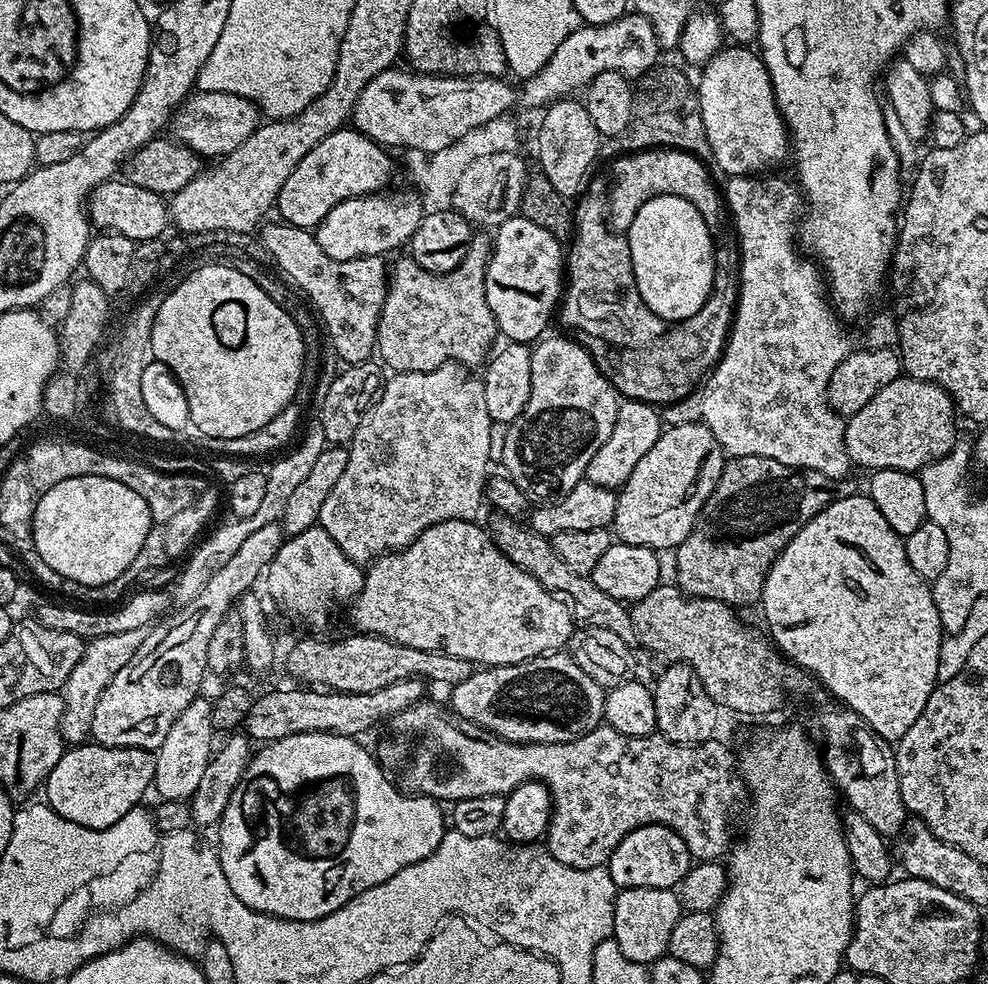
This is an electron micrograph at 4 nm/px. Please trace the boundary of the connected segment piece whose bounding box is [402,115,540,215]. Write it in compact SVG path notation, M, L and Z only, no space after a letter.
M511 115L490 119L489 122L476 126L474 130L468 130L462 138L454 141L450 146L446 146L445 149L430 155L413 148L403 151L404 162L416 182L414 186L419 194L425 215L447 211L451 207L454 191L457 190L458 181L462 178L465 169L464 165L476 161L478 157L484 157L486 154L515 152L521 147L519 145L521 141L530 152L535 151L540 133L539 125L532 124L521 130L512 119Z

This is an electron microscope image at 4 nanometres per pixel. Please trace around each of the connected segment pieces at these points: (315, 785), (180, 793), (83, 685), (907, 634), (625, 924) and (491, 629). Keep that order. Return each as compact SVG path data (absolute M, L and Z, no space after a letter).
M303 732L265 743L261 747L264 748L261 752L260 749L253 751L252 759L248 761L243 776L239 777L236 789L230 794L230 802L226 802L226 810L218 825L220 831L218 855L222 874L226 874L226 882L230 882L230 890L234 890L234 894L242 898L246 906L287 920L321 920L326 918L326 914L334 914L334 910L346 906L350 898L370 890L370 886L378 886L386 882L386 878L394 878L398 870L409 868L414 862L426 858L440 845L446 831L445 809L443 812L440 809L443 807L428 796L414 796L399 787L396 789L384 777L387 775L385 769L380 767L379 760L369 749L367 752L360 743L359 739L339 736L333 732Z
M197 698L174 718L174 726L166 734L166 742L155 753L154 767L152 769L152 782L154 792L159 799L191 801L194 790L198 790L198 781L202 778L206 766L212 761L214 744L212 748L212 706L211 699Z
M142 628L126 630L126 634L106 634L102 638L94 638L85 643L82 658L78 666L70 670L70 676L66 678L62 689L64 709L60 719L60 733L69 745L85 743L91 737L94 706L98 706L102 690L106 690L106 686L110 686L110 678L114 678L114 674L122 670L122 666L126 666L130 658L134 658L138 646L142 646L144 633L145 629Z
M857 494L850 498L834 500L831 504L824 507L818 515L810 518L798 534L794 534L791 542L780 551L780 556L772 564L768 572L768 577L764 583L764 620L768 623L766 627L767 635L773 645L784 653L787 659L800 668L805 668L812 673L821 684L827 688L831 697L840 699L839 703L843 707L856 712L868 723L872 731L877 732L883 740L895 742L918 722L918 714L922 714L922 706L926 706L926 698L936 689L938 683L938 662L940 661L940 642L942 639L942 629L938 610L934 606L934 598L929 581L923 580L918 574L914 574L914 566L906 558L904 541L894 530L890 530L886 518L882 518L882 513L878 511L878 506L866 494Z
M621 888L617 891L614 902L614 926L611 939L618 942L618 947L630 962L650 966L668 951L670 934L674 924L682 915L679 895L670 888Z
M443 520L434 526L430 526L410 546L401 548L395 552L385 552L383 556L367 565L364 572L364 585L362 590L351 601L352 624L357 633L369 636L381 636L387 640L398 642L402 646L414 646L418 650L430 650L431 652L445 652L454 654L458 658L466 658L476 666L495 666L498 664L517 664L526 662L535 656L543 656L546 652L554 652L563 649L574 631L574 621L570 610L558 602L535 580L526 570L514 566L510 558L500 555L498 546L492 541L491 536L483 527L480 528L472 520Z

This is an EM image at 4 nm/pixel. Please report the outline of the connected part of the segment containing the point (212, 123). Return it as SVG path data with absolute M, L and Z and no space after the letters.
M196 90L185 97L180 107L173 112L170 132L172 128L171 135L201 158L223 158L238 150L238 146L242 146L242 142L246 142L246 138L250 138L250 134L254 134L261 123L261 109L253 101L236 94Z

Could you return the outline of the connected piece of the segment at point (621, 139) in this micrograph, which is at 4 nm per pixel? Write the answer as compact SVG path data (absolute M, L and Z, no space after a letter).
M657 63L655 68L645 72L634 84L632 97L632 120L626 131L615 137L614 144L624 154L643 152L645 148L681 148L691 156L705 162L714 161L714 150L706 138L706 126L702 122L700 97L697 89L688 81L683 67Z

